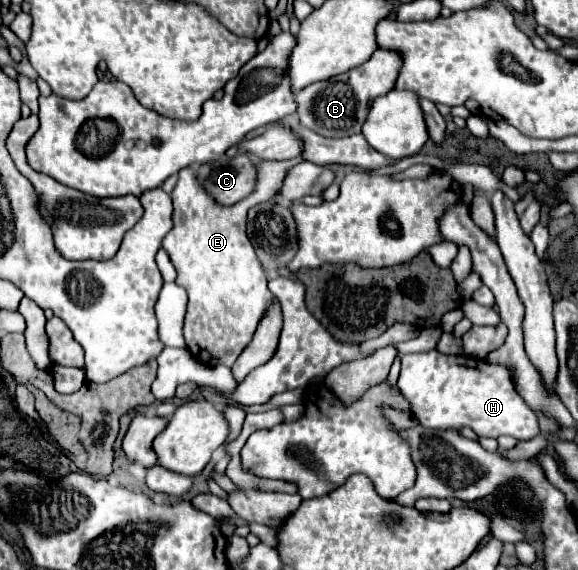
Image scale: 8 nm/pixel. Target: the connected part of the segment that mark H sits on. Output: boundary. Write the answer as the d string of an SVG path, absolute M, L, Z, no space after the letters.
M432 349L428 353L409 353L401 357L401 370L397 386L410 403L410 413L426 429L460 431L462 427L470 427L478 437L496 439L500 435L512 435L518 441L528 441L540 433L538 415L516 393L514 381L512 381L512 371L506 365L488 363L484 359L472 359L472 363L470 363L464 355L444 355L436 349Z

